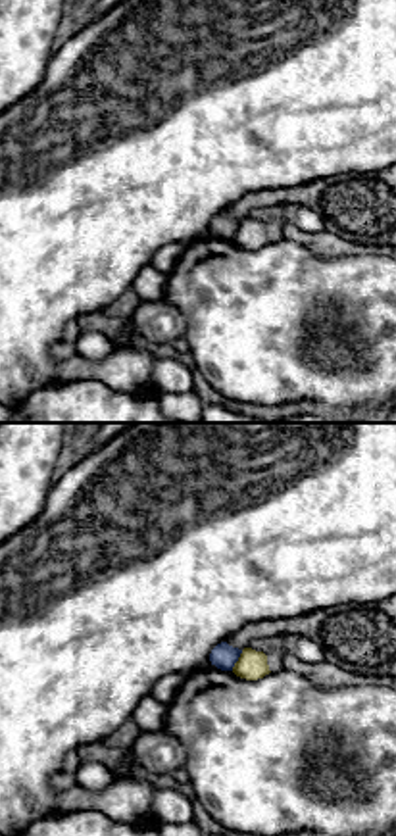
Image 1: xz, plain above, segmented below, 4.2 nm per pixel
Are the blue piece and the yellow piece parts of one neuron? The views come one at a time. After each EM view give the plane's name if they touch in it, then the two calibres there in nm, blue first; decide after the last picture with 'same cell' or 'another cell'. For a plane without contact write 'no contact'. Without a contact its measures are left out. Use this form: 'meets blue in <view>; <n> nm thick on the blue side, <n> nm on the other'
meets blue in xz; 110 nm thick on the blue side, 120 nm on the other

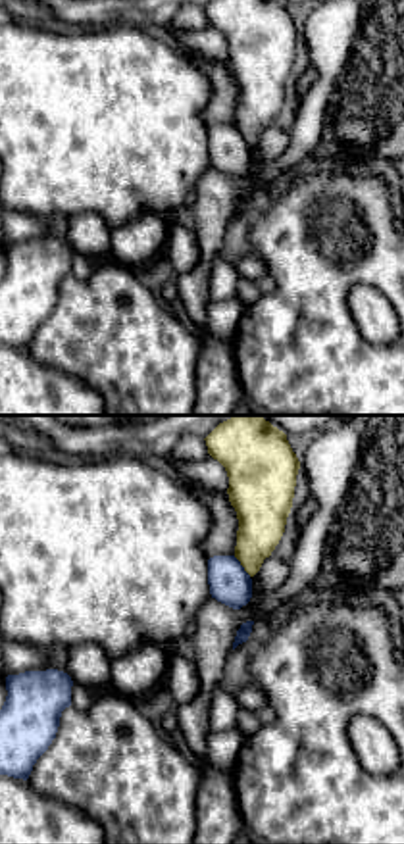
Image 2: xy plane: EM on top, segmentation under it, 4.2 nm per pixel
meets blue in xy; 170 nm thick on the blue side, 220 nm on the other

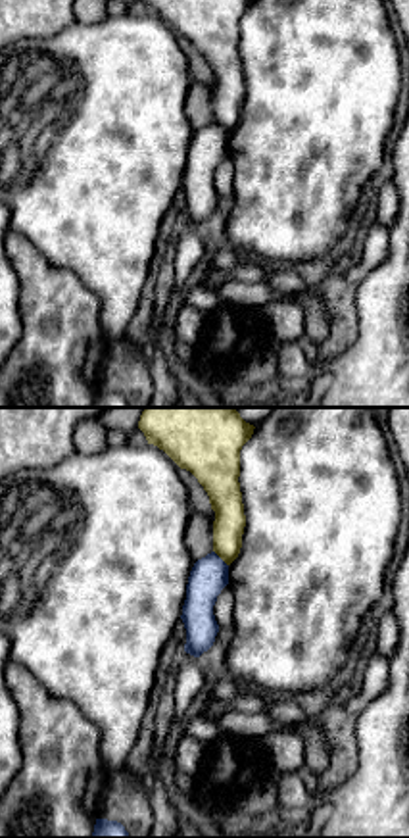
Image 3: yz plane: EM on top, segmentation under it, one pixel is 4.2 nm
meets blue in yz; 160 nm thick on the blue side, 140 nm on the other

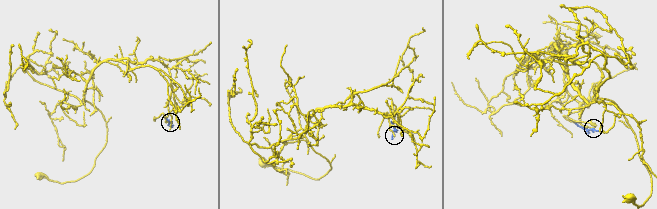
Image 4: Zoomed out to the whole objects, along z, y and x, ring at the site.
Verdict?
another cell

